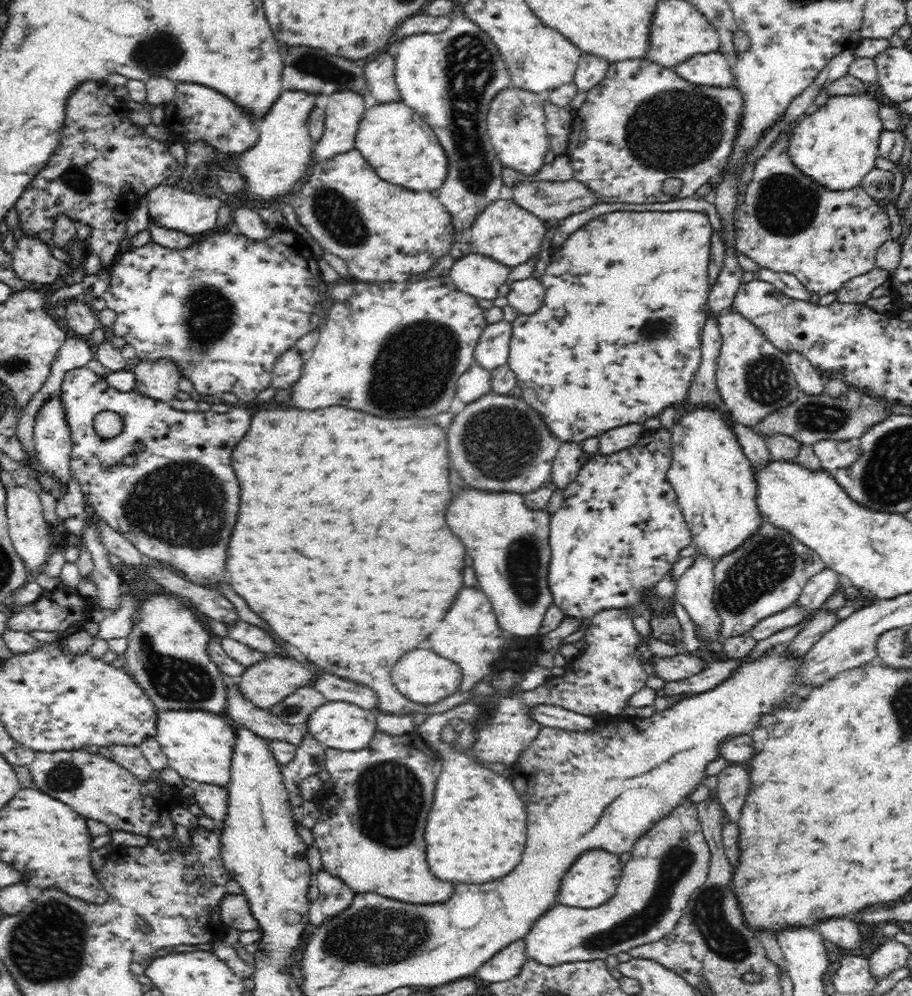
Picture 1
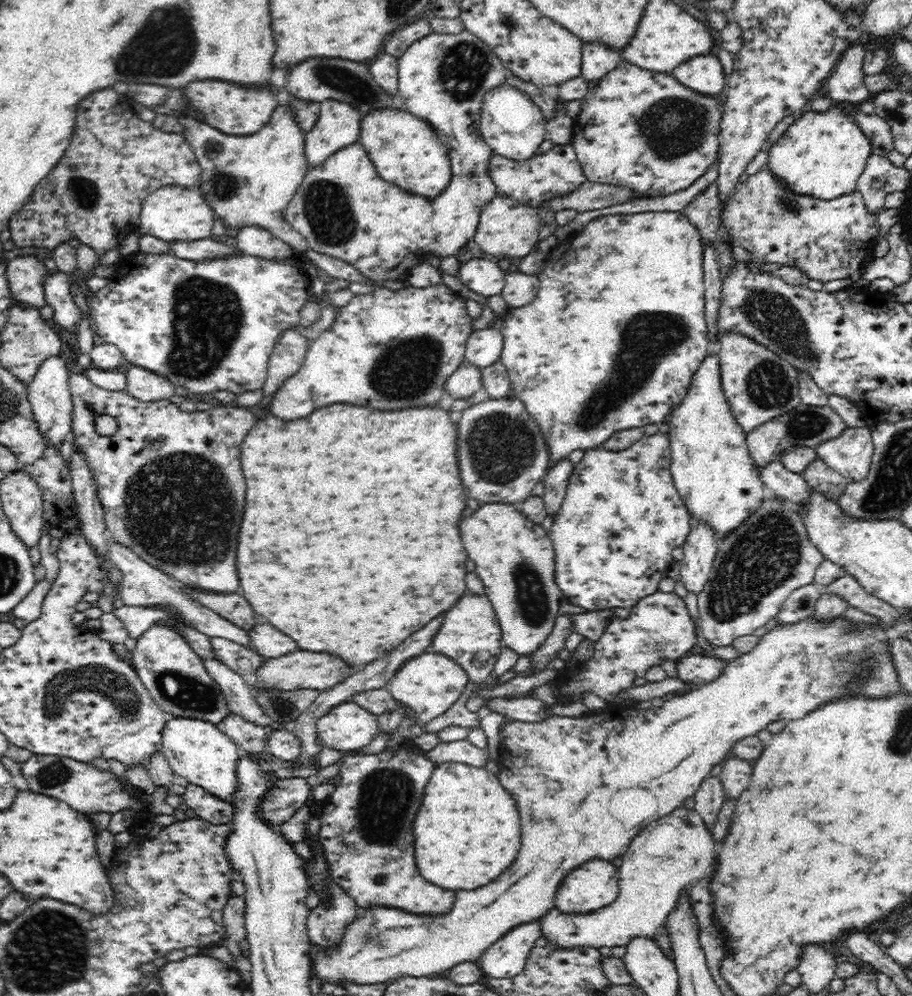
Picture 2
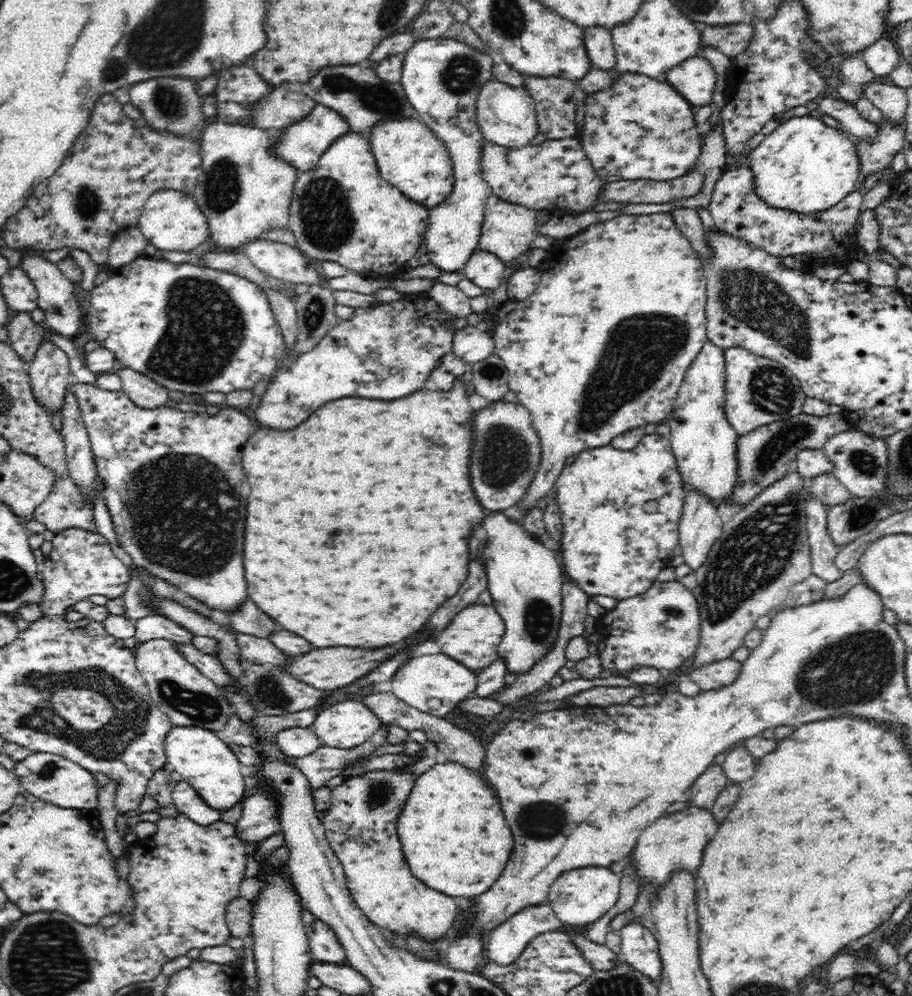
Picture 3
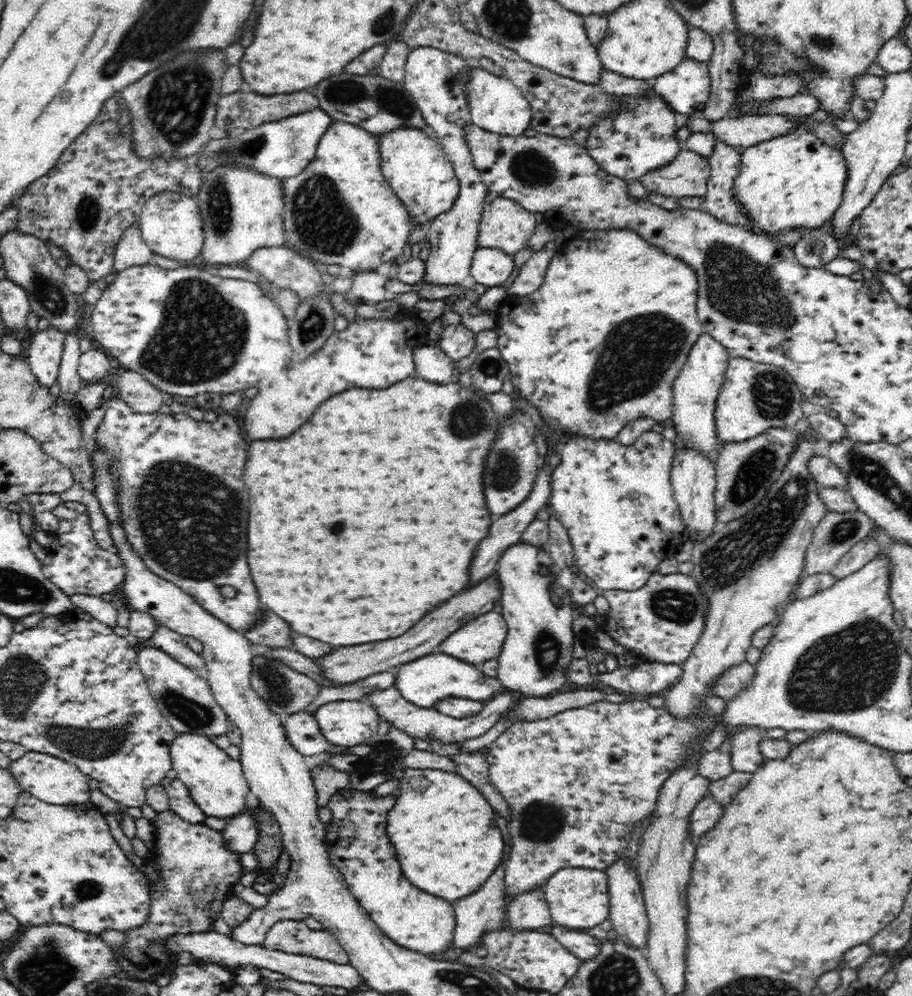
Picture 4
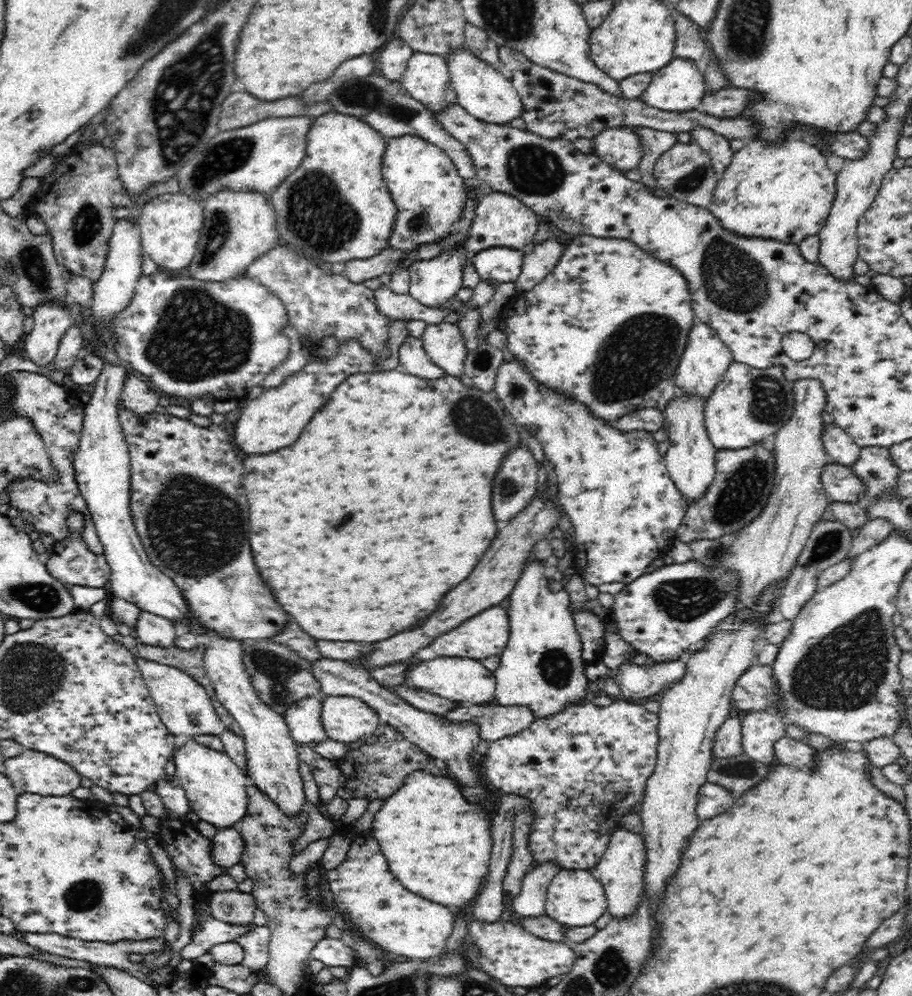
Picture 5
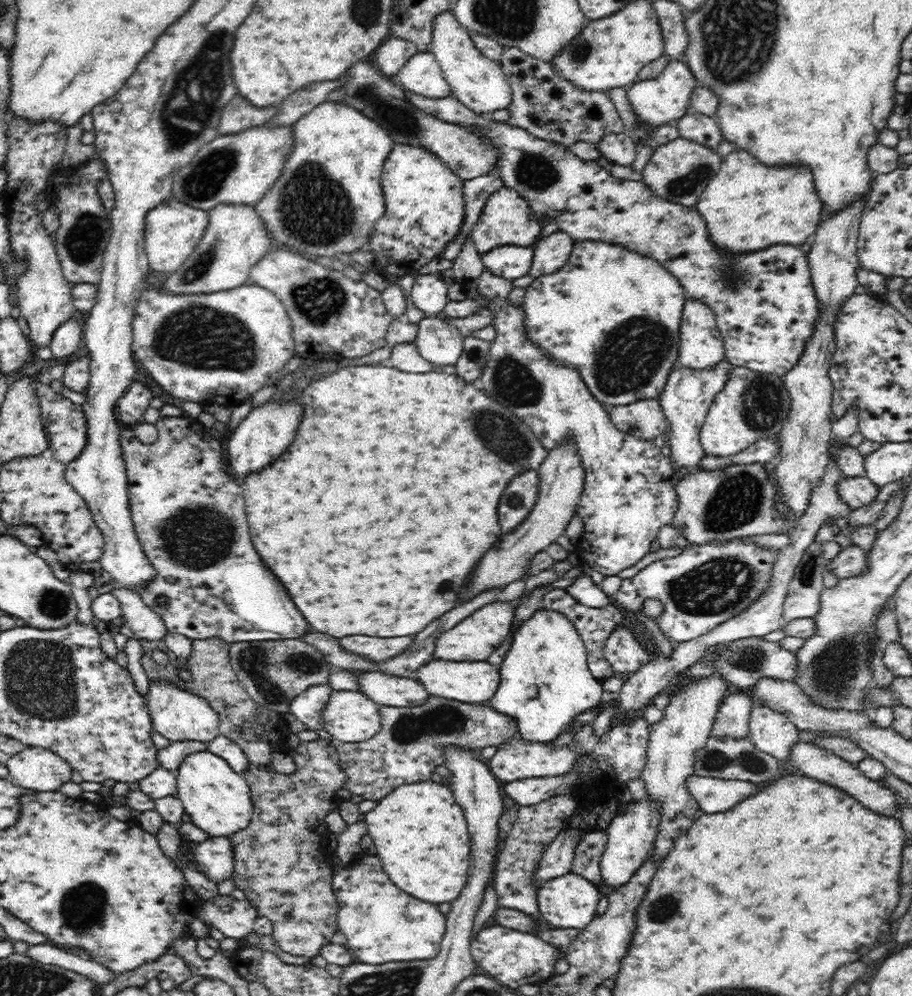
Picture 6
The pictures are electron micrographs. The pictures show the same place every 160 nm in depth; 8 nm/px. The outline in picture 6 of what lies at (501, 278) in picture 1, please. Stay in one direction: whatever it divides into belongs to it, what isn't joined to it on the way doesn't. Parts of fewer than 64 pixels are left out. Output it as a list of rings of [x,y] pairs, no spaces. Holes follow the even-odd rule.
[[[500,245],[481,253],[481,259],[486,271],[512,281],[528,275],[533,254],[533,246]]]

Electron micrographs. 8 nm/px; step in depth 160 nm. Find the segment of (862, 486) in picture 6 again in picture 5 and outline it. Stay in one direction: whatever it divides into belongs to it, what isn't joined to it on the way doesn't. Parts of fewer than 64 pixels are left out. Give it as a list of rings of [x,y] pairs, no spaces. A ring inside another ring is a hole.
[[[832,460],[822,468],[820,480],[831,501],[860,502],[864,494],[864,487],[852,469]]]

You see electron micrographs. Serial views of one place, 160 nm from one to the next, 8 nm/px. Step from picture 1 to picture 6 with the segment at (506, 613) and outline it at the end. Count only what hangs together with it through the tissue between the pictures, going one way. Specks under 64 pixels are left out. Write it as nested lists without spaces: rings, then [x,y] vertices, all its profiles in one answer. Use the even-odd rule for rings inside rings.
[[[538,608],[536,612],[530,614],[530,618],[526,618],[516,630],[511,630],[511,646],[498,666],[499,674],[501,677],[500,686],[498,690],[494,693],[494,696],[490,700],[490,707],[498,711],[498,713],[504,713],[510,717],[514,717],[517,720],[518,733],[521,734],[522,738],[529,740],[530,742],[550,742],[550,740],[555,740],[562,734],[562,730],[572,722],[572,720],[578,716],[581,712],[586,710],[596,710],[603,705],[600,701],[600,694],[602,694],[602,681],[598,681],[589,670],[589,665],[587,664],[587,648],[586,644],[582,641],[582,638],[578,634],[576,627],[570,622],[567,616],[564,616],[561,612],[556,610],[544,610],[543,608]]]

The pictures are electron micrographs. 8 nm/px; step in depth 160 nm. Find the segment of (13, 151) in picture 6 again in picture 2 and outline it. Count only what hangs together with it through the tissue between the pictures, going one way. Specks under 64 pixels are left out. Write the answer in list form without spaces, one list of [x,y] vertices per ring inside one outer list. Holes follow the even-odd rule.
[[[60,356],[47,358],[27,386],[27,399],[30,401],[34,420],[38,423],[40,435],[58,452],[72,426],[72,393],[68,386],[68,370],[66,359]]]

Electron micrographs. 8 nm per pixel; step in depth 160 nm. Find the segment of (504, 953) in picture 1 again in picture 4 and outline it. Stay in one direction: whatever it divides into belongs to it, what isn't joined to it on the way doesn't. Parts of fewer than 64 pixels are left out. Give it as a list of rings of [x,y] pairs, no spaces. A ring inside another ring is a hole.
[[[542,888],[514,897],[506,907],[504,926],[512,933],[536,931],[538,928],[554,925]]]

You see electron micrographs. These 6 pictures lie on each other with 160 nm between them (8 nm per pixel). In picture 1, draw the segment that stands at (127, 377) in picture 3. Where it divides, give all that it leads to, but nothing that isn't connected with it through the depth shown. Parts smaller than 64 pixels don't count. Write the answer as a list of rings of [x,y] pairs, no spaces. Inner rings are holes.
[[[168,358],[140,361],[133,368],[138,384],[135,391],[148,395],[158,401],[169,401],[175,398],[178,392],[178,382],[183,374],[178,365]]]

